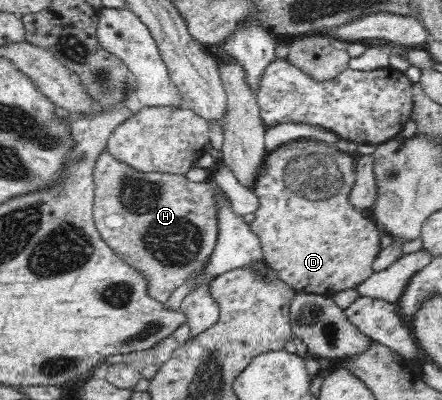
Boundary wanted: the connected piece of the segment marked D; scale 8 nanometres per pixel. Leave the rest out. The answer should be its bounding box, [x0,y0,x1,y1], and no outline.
[250,139,381,297]

